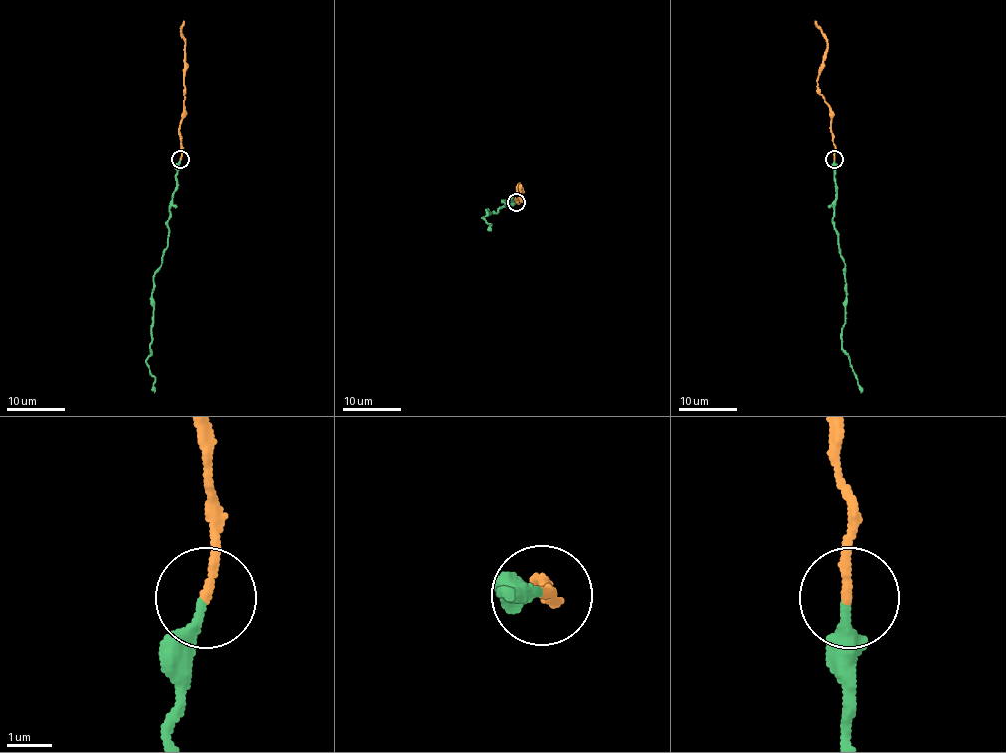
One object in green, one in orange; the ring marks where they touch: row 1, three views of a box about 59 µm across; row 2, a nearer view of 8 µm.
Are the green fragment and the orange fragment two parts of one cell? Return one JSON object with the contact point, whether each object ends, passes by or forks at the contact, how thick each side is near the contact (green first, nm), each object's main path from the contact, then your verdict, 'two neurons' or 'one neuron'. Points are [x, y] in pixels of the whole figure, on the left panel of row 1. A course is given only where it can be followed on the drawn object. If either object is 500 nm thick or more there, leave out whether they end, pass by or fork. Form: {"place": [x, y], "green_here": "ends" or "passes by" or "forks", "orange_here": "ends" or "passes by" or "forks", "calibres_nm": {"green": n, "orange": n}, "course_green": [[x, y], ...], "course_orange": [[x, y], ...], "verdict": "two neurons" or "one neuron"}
{"place": [180, 159], "green_here": "ends", "orange_here": "ends", "calibres_nm": {"green": 280, "orange": 220}, "course_green": [[181, 159], [168, 220], [168, 247], [153, 277], [153, 324], [150, 355], [146, 361], [154, 378], [154, 393]], "course_orange": [[181, 159], [179, 122], [184, 105], [185, 49], [181, 29], [184, 20]], "verdict": "one neuron"}

